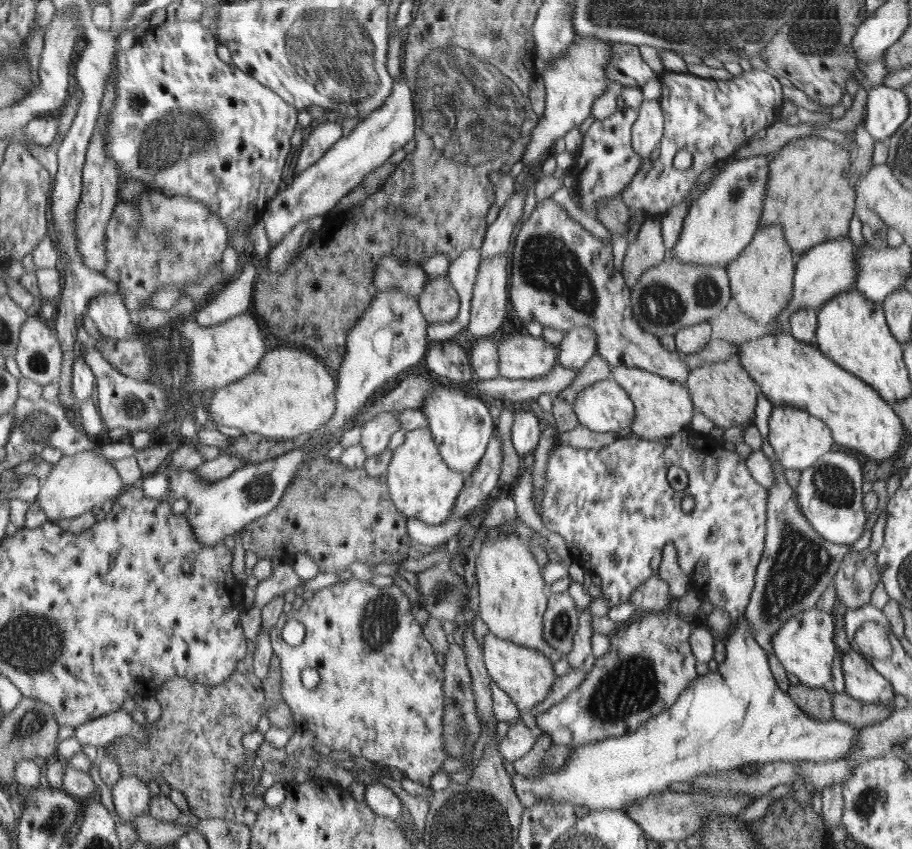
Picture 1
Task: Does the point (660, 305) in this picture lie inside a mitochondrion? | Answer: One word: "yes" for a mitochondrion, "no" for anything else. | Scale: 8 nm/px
yes

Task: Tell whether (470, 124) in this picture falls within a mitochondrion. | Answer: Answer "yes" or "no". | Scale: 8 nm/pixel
yes

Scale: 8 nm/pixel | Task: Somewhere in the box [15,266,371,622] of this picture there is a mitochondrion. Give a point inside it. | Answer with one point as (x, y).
(41, 427)

